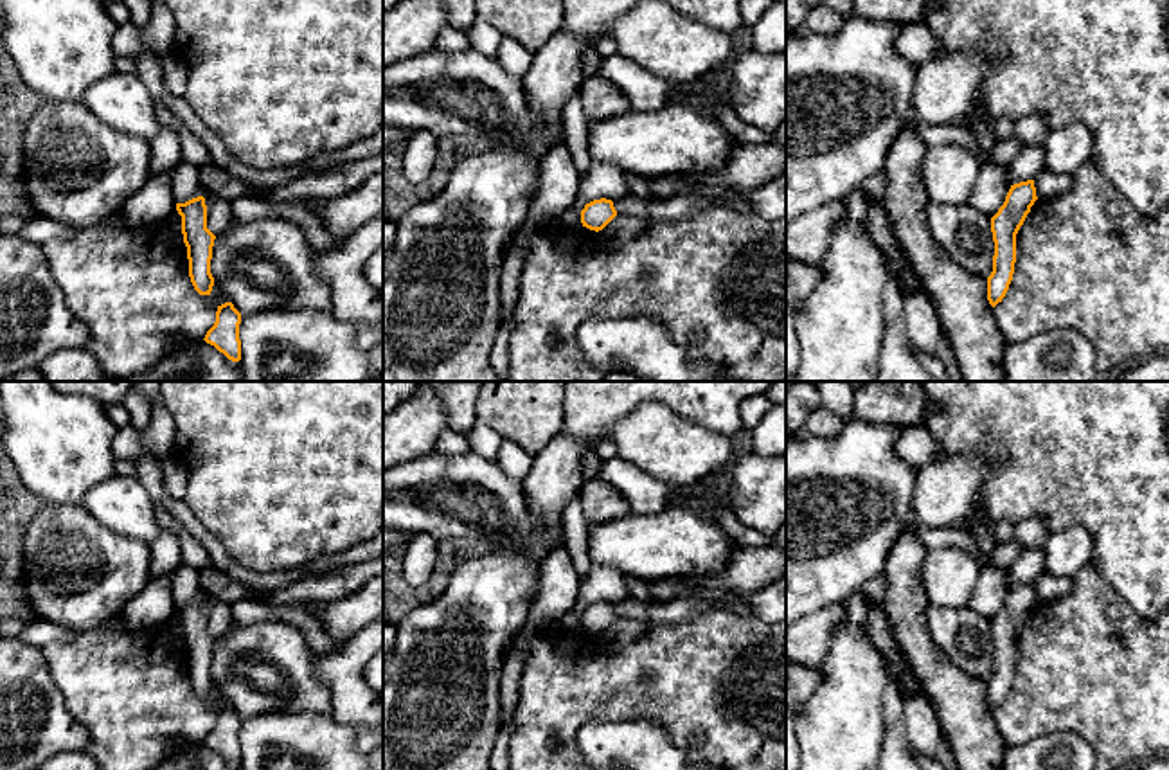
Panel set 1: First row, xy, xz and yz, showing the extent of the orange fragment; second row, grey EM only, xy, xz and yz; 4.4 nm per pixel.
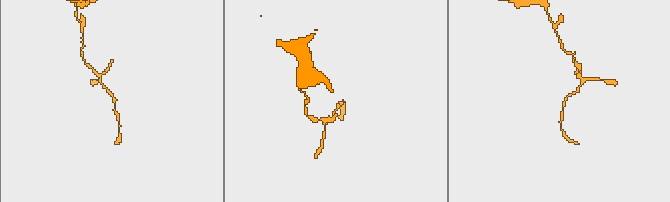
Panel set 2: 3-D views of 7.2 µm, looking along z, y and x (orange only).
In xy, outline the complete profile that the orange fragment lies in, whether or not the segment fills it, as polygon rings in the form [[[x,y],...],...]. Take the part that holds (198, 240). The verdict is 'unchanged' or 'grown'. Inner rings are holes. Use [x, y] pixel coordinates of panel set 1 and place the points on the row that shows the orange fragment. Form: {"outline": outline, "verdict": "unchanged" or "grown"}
{"outline": [[[198,196],[185,203],[176,203],[176,210],[182,216],[191,282],[200,295],[210,295],[214,286],[210,259],[216,236],[207,228],[205,198]]], "verdict": "unchanged"}

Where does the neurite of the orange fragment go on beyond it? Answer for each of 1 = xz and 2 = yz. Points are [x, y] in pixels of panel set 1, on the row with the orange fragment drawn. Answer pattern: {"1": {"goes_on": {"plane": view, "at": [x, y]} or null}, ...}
{"1": {"goes_on": null}, "2": {"goes_on": null}}

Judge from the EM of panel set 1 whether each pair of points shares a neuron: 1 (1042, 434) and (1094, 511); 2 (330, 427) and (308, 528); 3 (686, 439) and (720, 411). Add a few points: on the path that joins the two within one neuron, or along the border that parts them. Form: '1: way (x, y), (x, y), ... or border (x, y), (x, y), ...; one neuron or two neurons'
1: way (1061, 454), (1094, 486), (1094, 492); one neuron
2: way (308, 452), (308, 502); one neuron
3: border (666, 405), (729, 438); two neurons

